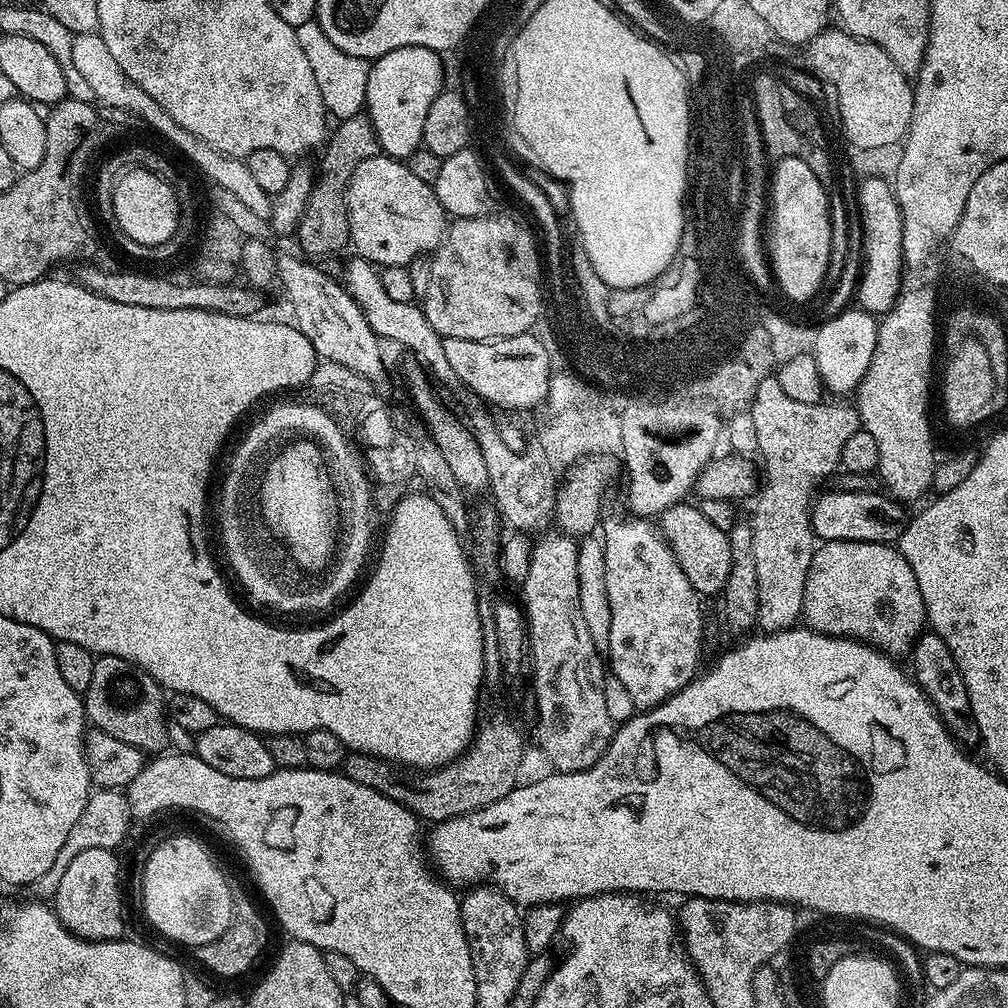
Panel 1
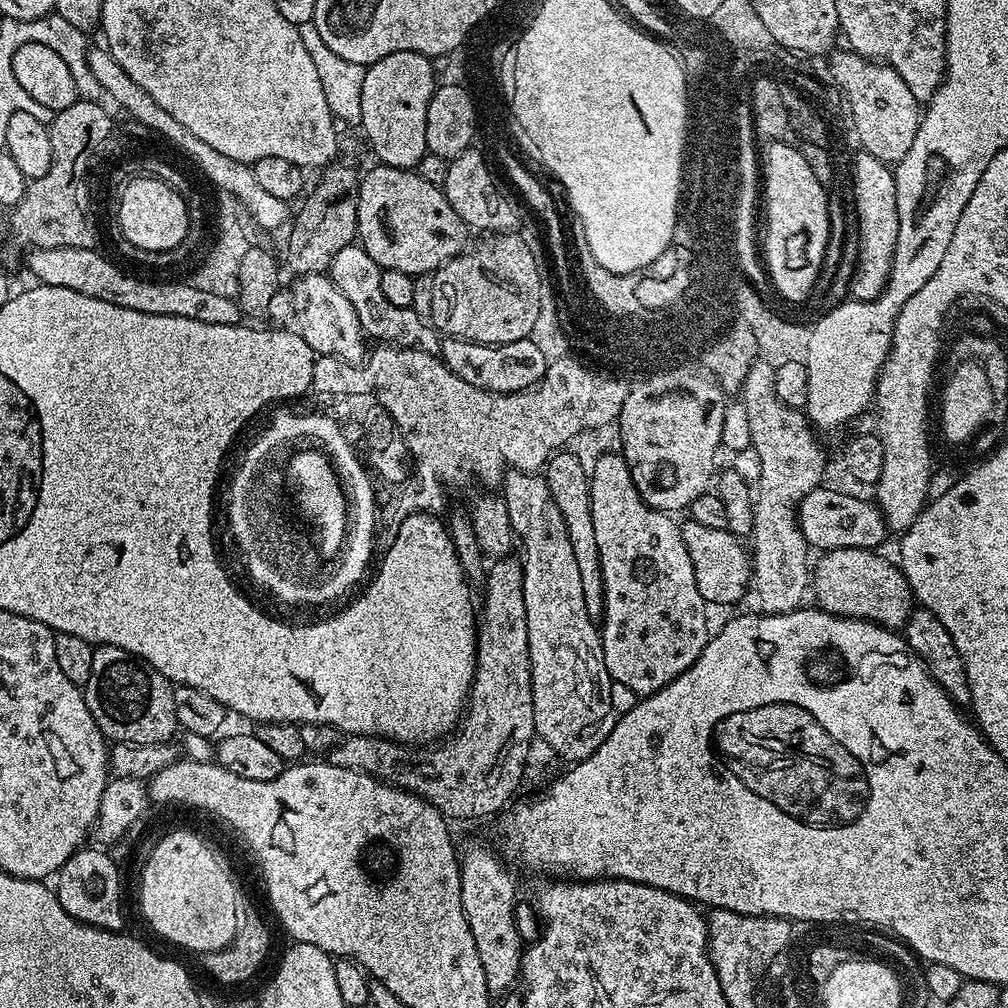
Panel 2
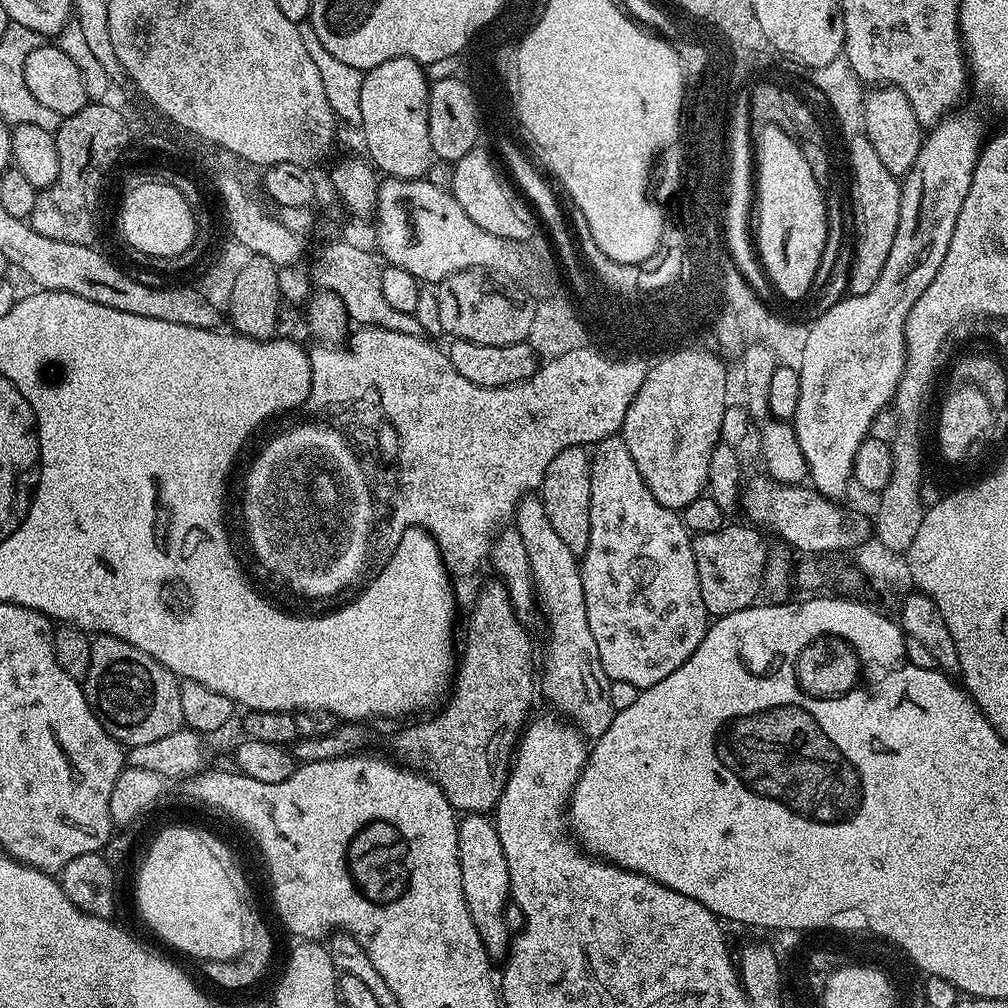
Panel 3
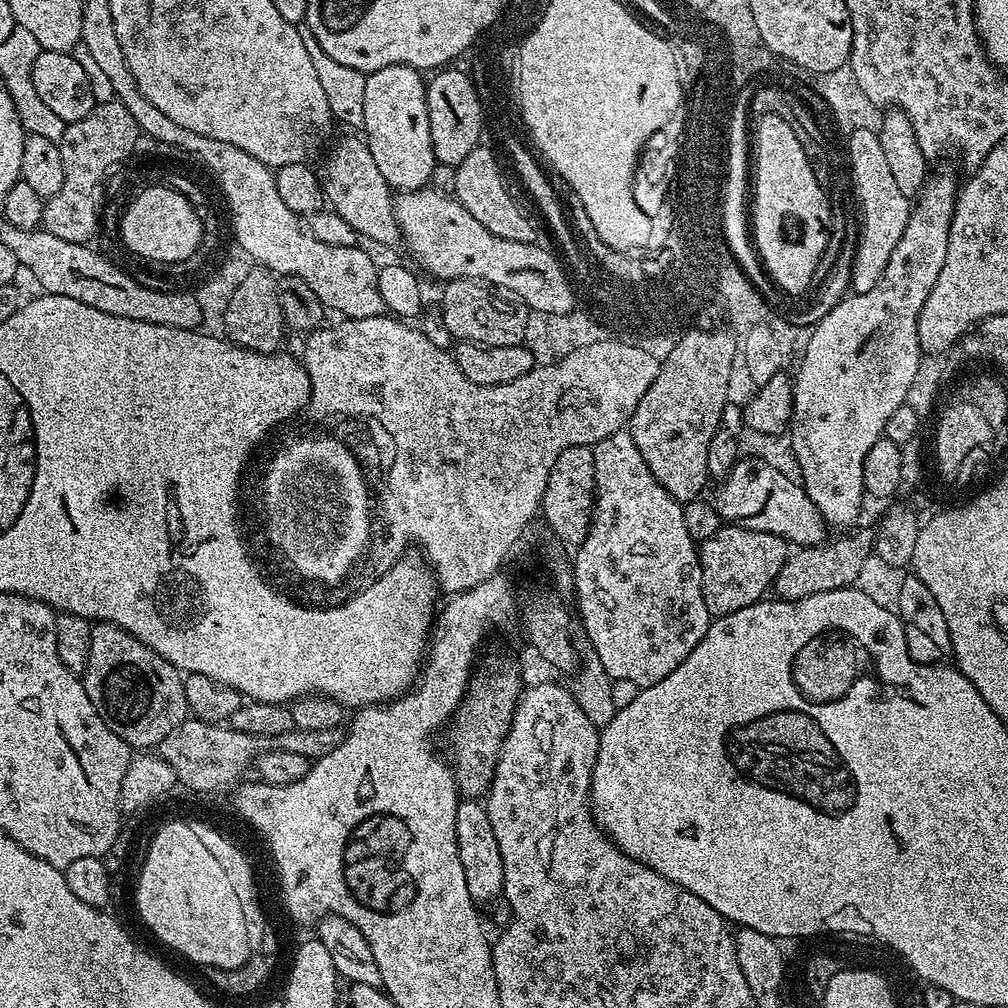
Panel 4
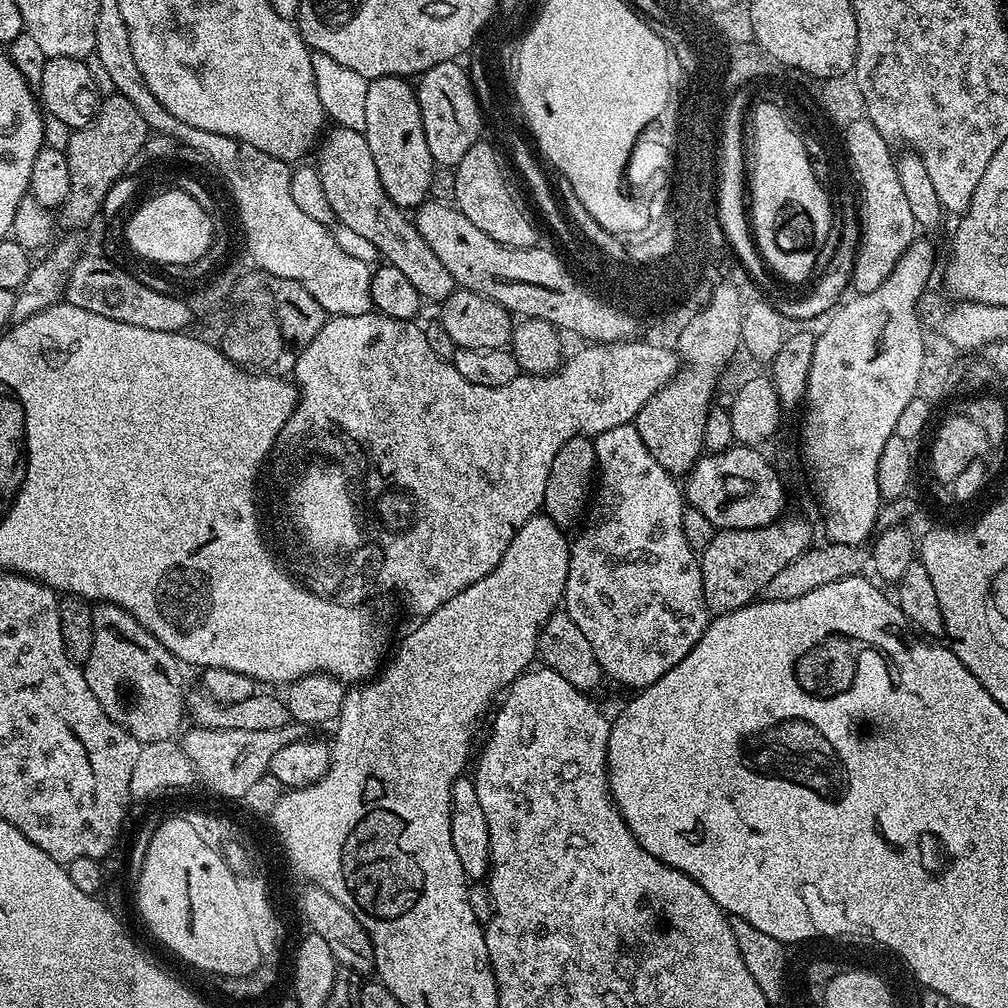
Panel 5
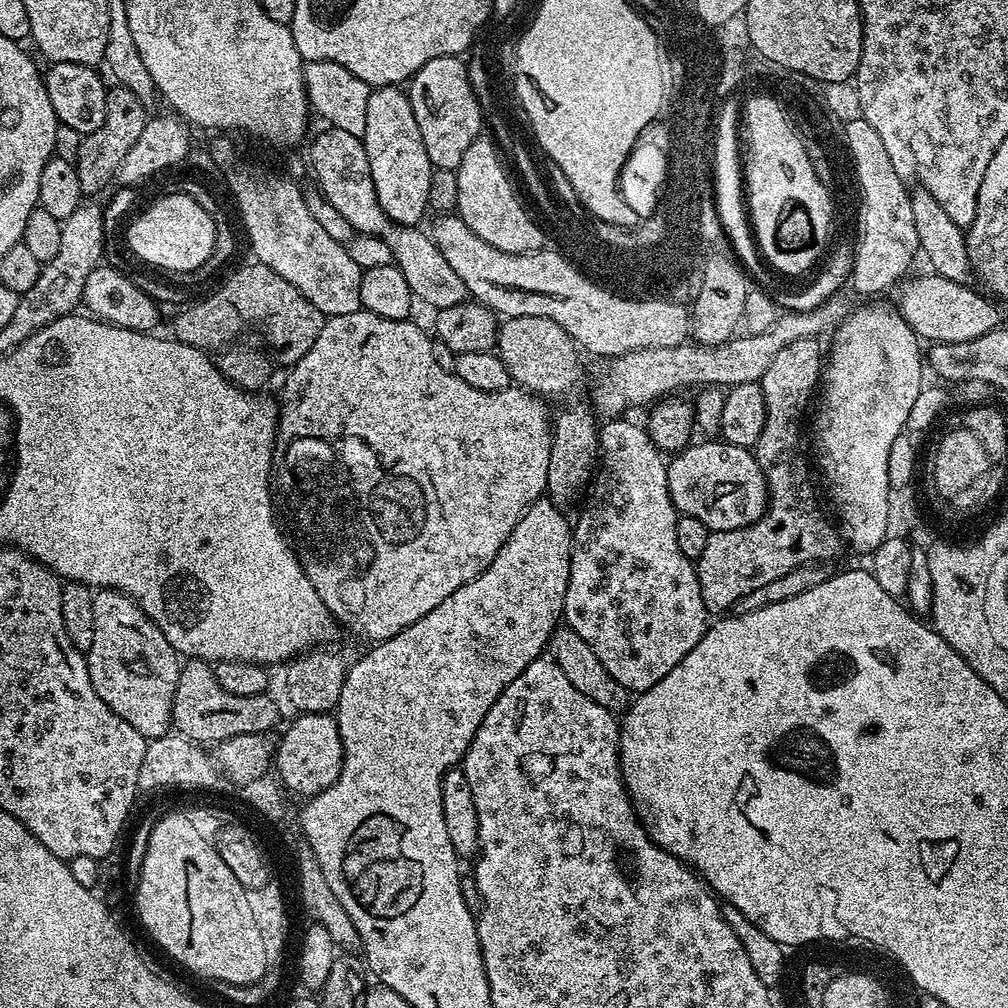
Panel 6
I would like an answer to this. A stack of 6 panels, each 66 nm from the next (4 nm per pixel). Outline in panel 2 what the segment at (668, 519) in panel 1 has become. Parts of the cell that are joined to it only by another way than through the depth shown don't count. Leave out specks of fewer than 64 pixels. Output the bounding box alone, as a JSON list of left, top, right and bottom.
[680,518,753,605]

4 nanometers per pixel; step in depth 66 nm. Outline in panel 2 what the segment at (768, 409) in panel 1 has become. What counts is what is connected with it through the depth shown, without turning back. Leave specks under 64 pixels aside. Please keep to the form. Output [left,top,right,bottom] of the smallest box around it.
[740,360,826,616]

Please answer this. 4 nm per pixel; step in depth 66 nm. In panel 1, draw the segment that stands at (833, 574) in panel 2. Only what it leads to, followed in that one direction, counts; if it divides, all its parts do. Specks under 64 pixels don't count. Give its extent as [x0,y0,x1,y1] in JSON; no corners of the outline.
[802,540,926,658]

